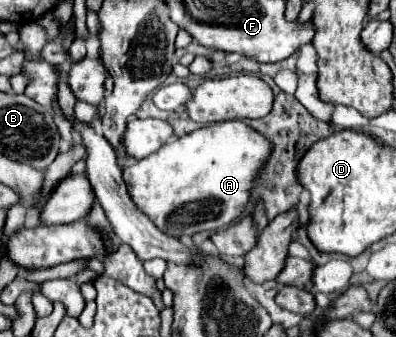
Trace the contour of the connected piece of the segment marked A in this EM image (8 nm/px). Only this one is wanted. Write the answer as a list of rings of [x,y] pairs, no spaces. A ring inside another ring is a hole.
[[[242,121],[214,123],[184,137],[172,139],[156,153],[124,169],[130,197],[146,217],[172,237],[192,237],[200,231],[218,231],[242,215],[252,179],[270,153],[270,143]]]

